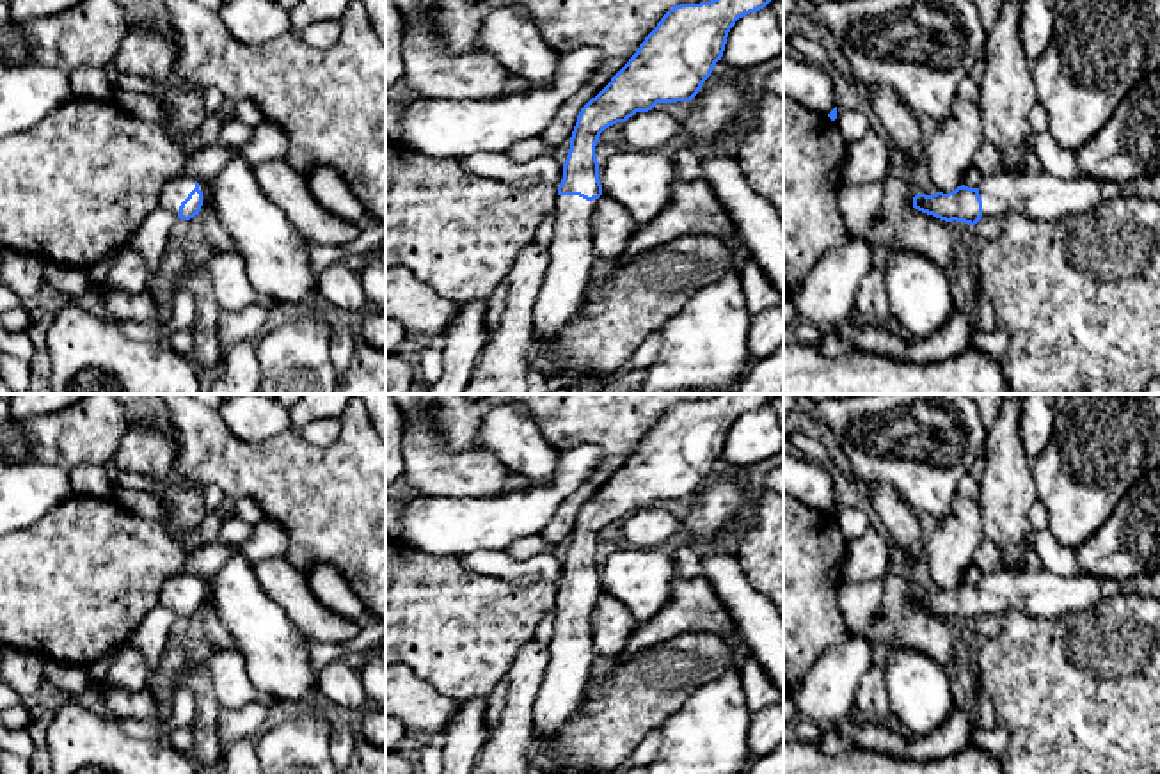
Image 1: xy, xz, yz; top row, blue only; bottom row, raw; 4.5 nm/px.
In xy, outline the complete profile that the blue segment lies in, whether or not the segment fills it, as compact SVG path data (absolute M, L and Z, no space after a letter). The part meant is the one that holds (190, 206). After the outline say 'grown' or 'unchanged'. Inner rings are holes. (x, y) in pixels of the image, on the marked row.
M174 178L162 188L160 206L171 209L178 218L190 220L199 215L203 192L194 179Z | grown

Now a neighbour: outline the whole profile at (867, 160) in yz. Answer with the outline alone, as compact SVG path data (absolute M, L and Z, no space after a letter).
M870 130L847 147L840 178L851 185L883 183L888 178L890 160L886 142Z

